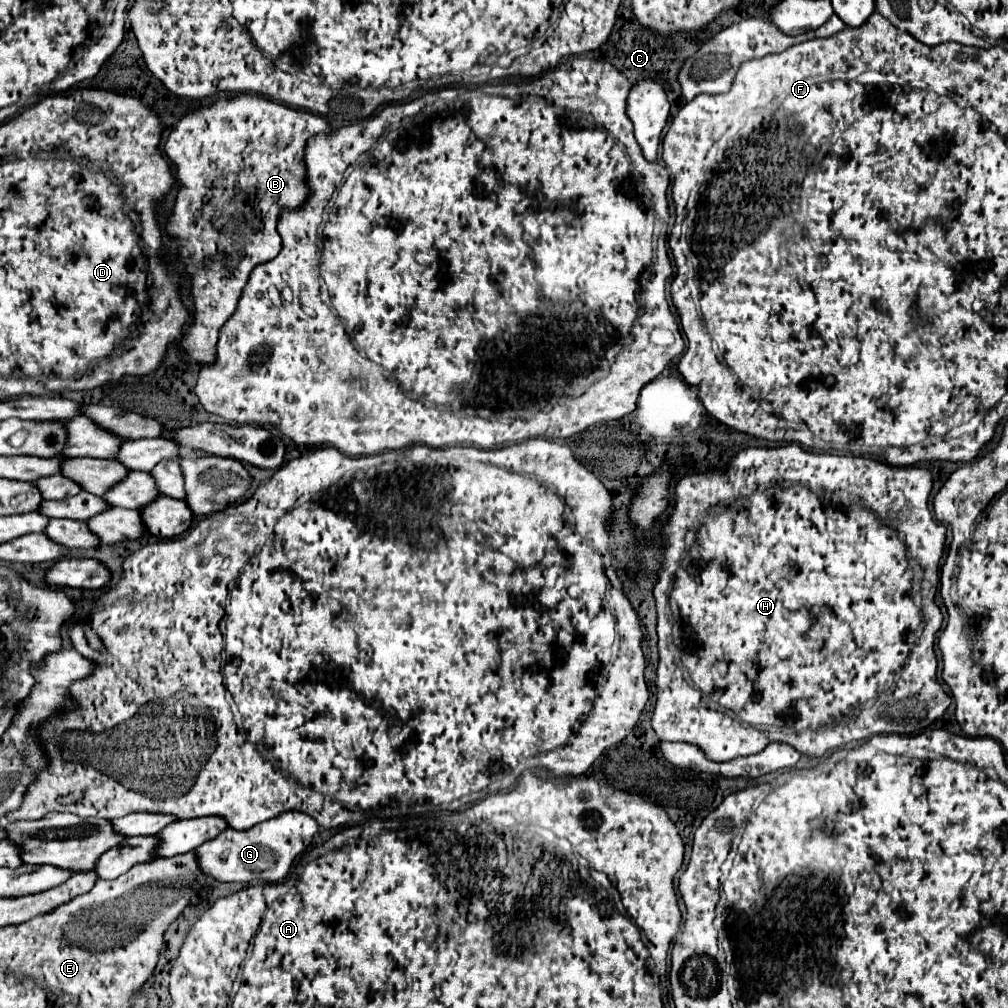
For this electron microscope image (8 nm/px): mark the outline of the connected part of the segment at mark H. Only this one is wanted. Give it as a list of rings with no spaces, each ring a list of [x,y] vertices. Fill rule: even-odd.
[[[796,443],[784,445],[784,447],[772,447],[772,449],[766,449],[766,447],[750,447],[750,449],[744,449],[744,451],[740,451],[740,453],[732,459],[730,469],[728,469],[726,475],[718,475],[718,473],[690,473],[690,475],[682,477],[680,483],[676,485],[676,507],[674,507],[674,511],[672,511],[668,523],[662,527],[664,535],[666,535],[666,561],[664,561],[662,571],[658,573],[660,579],[658,579],[656,587],[654,587],[654,597],[656,597],[656,607],[658,607],[658,649],[660,649],[660,665],[658,665],[658,679],[656,679],[656,685],[658,685],[658,701],[656,701],[656,709],[654,709],[654,717],[652,717],[652,727],[654,727],[656,735],[658,735],[662,741],[686,741],[686,743],[698,745],[698,747],[706,753],[706,757],[712,759],[712,761],[730,761],[730,759],[734,759],[734,757],[754,755],[754,753],[760,753],[760,751],[762,751],[768,743],[772,743],[772,741],[782,741],[782,743],[792,745],[794,749],[798,749],[798,751],[804,753],[804,755],[820,757],[820,755],[824,755],[826,751],[834,751],[834,749],[838,749],[838,747],[844,747],[844,745],[850,743],[850,741],[868,739],[868,737],[872,737],[872,735],[890,735],[890,733],[910,735],[910,733],[920,733],[920,731],[924,731],[928,725],[932,725],[936,719],[940,719],[940,717],[944,715],[944,711],[948,709],[948,705],[950,705],[950,695],[944,691],[944,687],[942,687],[942,685],[938,683],[938,679],[936,679],[934,639],[936,639],[936,633],[938,633],[938,629],[940,629],[940,625],[942,625],[942,613],[940,613],[940,609],[938,609],[936,603],[934,603],[934,595],[936,595],[938,581],[940,581],[940,577],[938,577],[938,565],[940,565],[940,555],[942,555],[942,551],[944,551],[946,527],[940,525],[940,523],[936,523],[936,521],[932,519],[930,511],[928,511],[928,495],[930,495],[930,489],[932,489],[932,477],[930,477],[930,473],[928,473],[926,469],[922,469],[922,467],[892,467],[892,465],[884,463],[882,459],[872,459],[872,457],[866,457],[866,455],[814,453],[814,451],[800,449],[800,445],[796,445]],[[904,543],[906,543],[908,553],[912,553],[912,557],[916,559],[916,563],[922,567],[922,579],[920,579],[920,593],[922,593],[920,611],[922,611],[922,613],[918,613],[918,607],[916,607],[914,601],[910,599],[912,577],[914,577],[914,573],[912,573],[912,567],[910,567],[910,563],[908,563],[908,553],[906,553],[906,549],[904,549]],[[672,613],[674,613],[674,619],[676,619],[676,625],[674,625],[674,641],[676,641],[676,645],[678,645],[680,651],[682,651],[682,667],[690,671],[692,685],[694,685],[696,689],[702,689],[702,695],[704,695],[704,699],[706,699],[710,705],[724,707],[724,709],[736,713],[738,719],[736,719],[736,717],[730,717],[730,713],[724,713],[724,711],[720,711],[720,709],[708,709],[708,705],[704,705],[704,701],[700,701],[700,693],[696,693],[696,689],[692,689],[692,685],[688,685],[688,683],[684,681],[684,673],[680,673],[680,665],[676,665],[676,661],[672,661]],[[920,623],[924,623],[924,631],[922,631],[922,637],[916,639],[916,637],[912,635],[912,631],[914,631]],[[846,717],[850,717],[848,723],[836,723],[836,721],[844,721]],[[770,725],[780,725],[780,727],[768,729]]]

